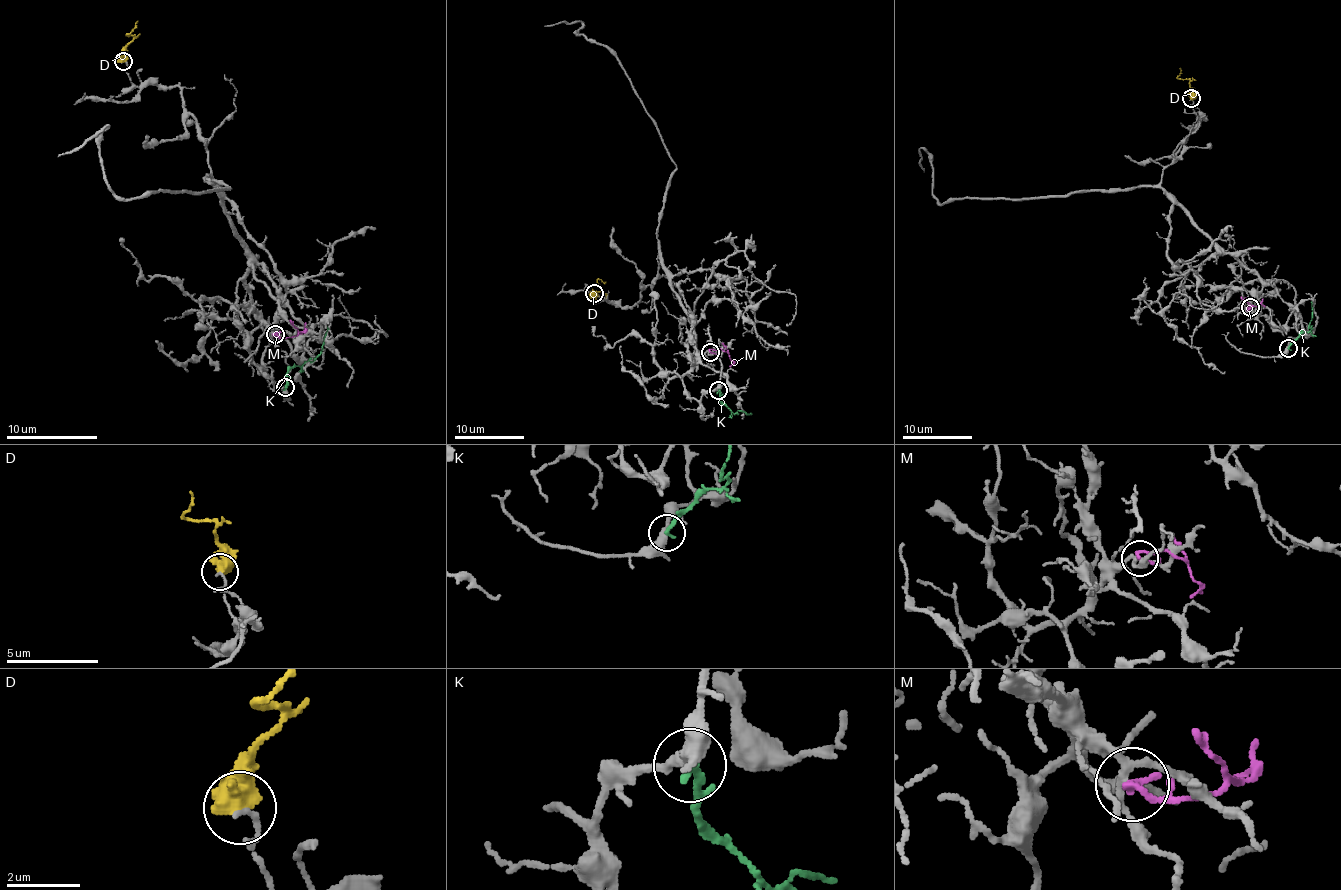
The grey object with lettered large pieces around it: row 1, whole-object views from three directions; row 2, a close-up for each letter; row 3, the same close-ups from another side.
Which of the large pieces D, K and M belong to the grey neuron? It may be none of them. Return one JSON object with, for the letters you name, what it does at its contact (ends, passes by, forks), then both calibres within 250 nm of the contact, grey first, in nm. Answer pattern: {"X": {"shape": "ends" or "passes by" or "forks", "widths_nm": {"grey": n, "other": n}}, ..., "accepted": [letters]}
{"accepted": []}

